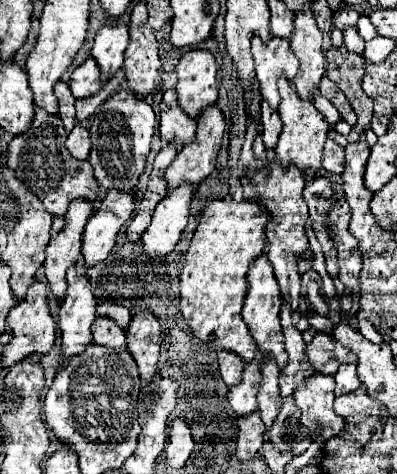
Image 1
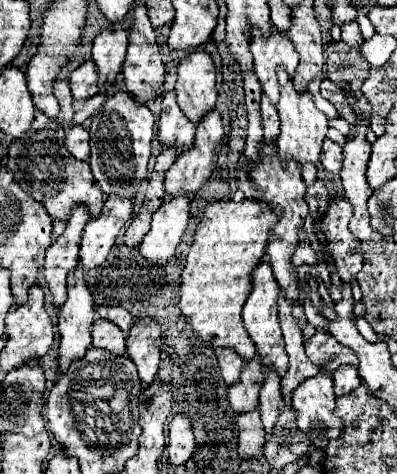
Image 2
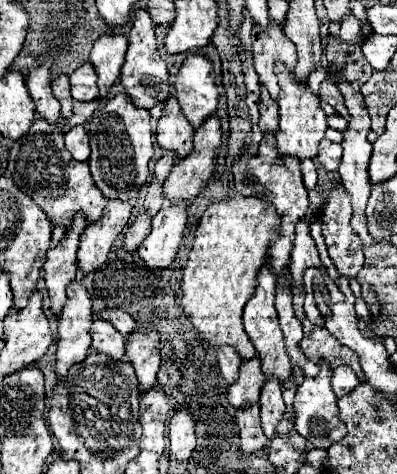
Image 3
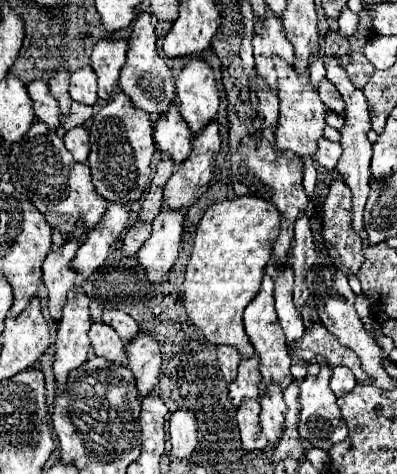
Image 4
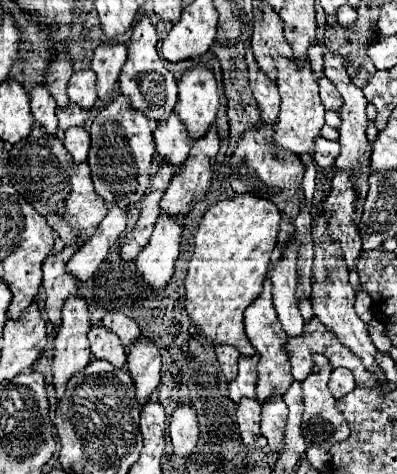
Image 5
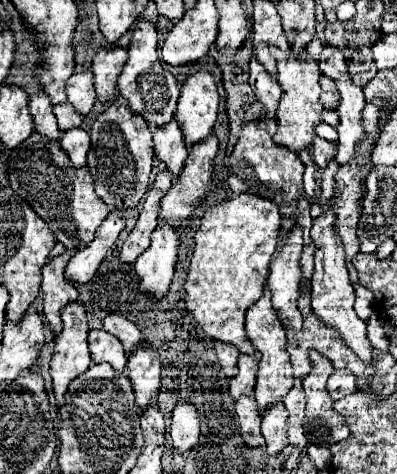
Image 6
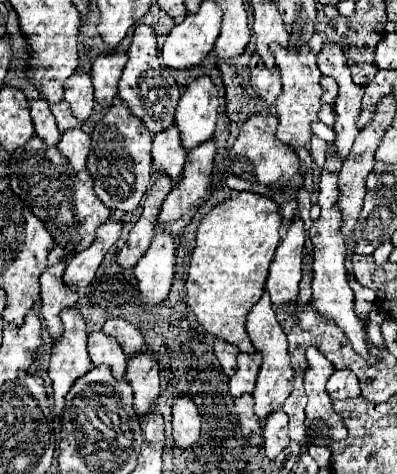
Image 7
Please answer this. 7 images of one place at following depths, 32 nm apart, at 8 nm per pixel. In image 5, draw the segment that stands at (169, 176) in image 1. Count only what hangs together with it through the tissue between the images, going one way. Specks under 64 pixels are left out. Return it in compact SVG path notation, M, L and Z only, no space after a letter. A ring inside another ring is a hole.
M214 126L208 130L208 134L204 138L192 142L192 148L190 148L188 160L184 162L184 168L180 168L180 172L172 178L170 188L164 192L164 198L160 200L160 210L164 216L186 216L194 208L194 204L206 196L206 192L210 188L212 164L218 154L218 148L220 148L220 140L218 140Z

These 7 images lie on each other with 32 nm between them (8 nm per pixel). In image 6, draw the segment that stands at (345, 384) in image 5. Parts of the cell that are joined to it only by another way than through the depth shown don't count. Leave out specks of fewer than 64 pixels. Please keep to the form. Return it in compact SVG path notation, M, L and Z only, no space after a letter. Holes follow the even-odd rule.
M334 370L334 374L328 378L328 392L334 401L348 396L348 394L354 394L358 392L358 386L356 386L356 378L352 372L348 370Z

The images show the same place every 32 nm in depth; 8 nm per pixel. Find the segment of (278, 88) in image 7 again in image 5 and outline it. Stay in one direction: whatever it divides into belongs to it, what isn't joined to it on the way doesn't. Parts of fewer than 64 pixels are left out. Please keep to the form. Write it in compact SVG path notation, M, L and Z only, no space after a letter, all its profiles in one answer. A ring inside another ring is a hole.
M256 62L250 64L250 86L252 86L254 98L260 106L262 120L264 122L276 122L278 108L280 108L278 86L270 78L266 78L266 74L260 70L260 66Z

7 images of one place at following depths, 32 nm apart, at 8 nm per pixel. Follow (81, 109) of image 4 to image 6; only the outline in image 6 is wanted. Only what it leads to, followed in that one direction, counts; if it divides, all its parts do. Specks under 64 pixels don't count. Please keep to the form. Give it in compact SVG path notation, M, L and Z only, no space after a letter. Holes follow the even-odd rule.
M68 102L54 106L54 114L56 114L56 120L58 120L58 128L62 132L76 128L76 126L82 126L82 122L84 122L82 116L76 116L76 112L72 112L72 106Z

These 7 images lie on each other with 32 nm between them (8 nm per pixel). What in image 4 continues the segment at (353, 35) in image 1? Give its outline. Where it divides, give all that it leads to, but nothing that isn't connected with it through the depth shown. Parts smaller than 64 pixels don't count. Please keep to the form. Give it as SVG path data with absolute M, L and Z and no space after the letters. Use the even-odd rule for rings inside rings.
M348 6L340 12L338 16L338 24L340 24L340 32L344 32L344 36L350 36L352 30L356 30L358 24L358 14L352 12Z

